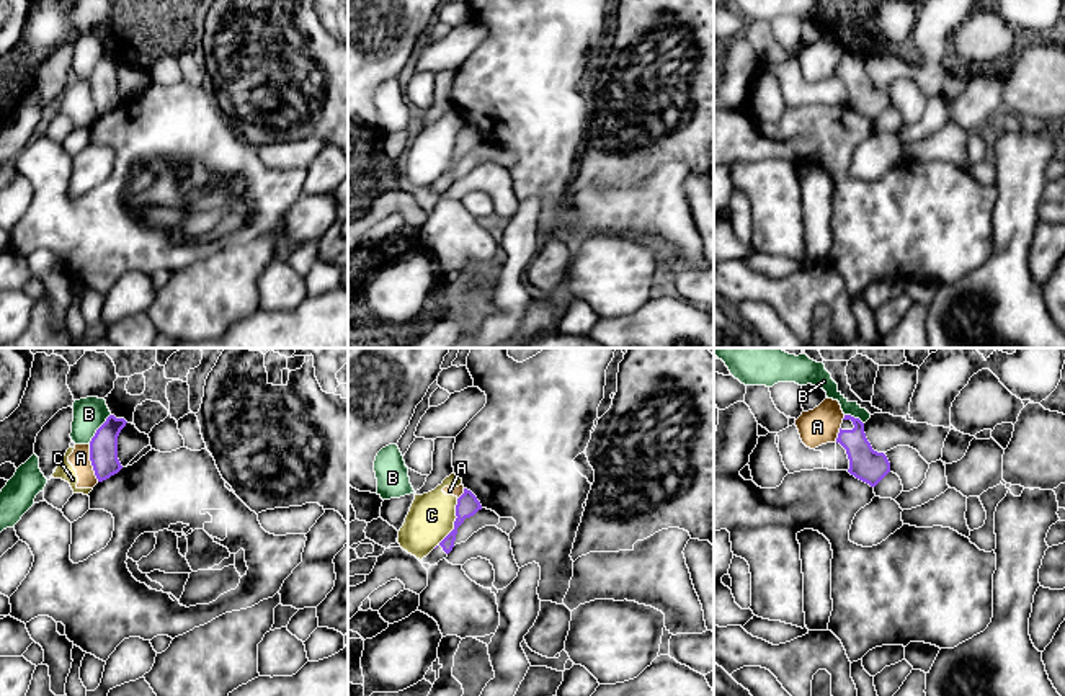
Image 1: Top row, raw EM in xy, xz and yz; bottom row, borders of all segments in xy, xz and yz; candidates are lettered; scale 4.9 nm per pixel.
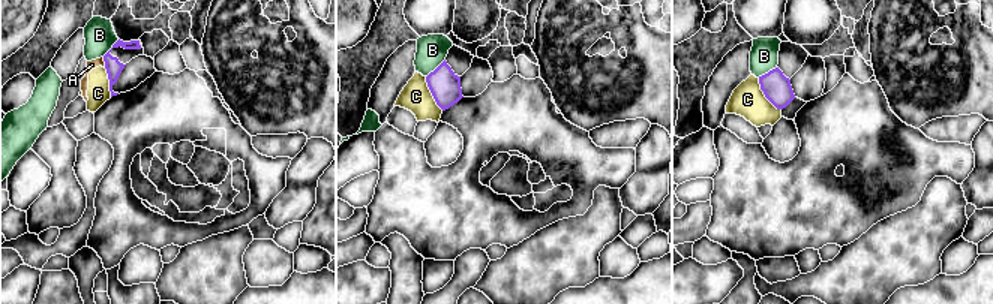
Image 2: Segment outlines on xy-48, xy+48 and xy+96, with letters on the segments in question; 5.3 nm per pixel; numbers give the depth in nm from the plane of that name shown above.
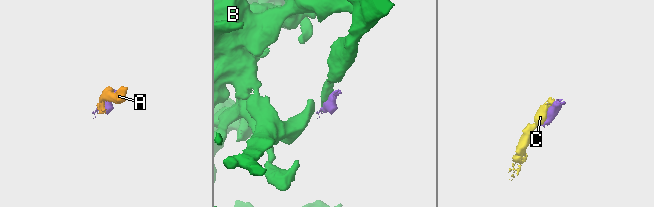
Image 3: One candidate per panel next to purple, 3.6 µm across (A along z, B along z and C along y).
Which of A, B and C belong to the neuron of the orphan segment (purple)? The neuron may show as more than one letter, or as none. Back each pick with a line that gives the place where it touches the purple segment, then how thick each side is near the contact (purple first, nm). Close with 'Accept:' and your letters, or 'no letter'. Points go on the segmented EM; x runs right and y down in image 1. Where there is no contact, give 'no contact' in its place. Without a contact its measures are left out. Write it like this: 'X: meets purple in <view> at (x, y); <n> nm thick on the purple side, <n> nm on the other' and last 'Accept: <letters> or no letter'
Accept: no letter

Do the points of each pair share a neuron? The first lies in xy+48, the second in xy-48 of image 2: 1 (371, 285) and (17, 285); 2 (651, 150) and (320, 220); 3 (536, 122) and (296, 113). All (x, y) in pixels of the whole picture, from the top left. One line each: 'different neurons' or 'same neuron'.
1: same neuron
2: different neurons
3: different neurons

